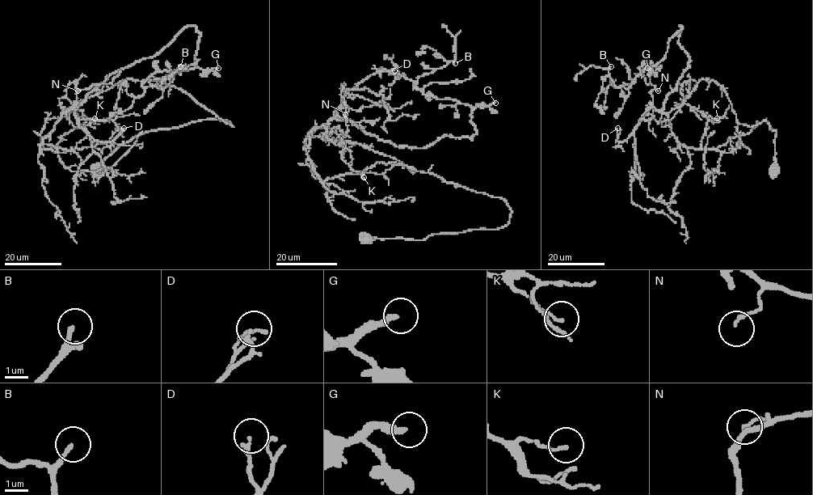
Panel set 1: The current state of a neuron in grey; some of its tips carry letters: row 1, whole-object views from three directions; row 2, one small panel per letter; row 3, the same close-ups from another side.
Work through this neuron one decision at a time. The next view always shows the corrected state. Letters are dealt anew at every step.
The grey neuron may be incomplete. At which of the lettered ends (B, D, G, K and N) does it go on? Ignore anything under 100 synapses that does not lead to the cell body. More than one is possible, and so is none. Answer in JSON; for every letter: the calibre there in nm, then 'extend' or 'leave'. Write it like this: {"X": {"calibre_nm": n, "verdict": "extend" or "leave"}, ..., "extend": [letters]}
{"B": {"calibre_nm": 190, "verdict": "leave"}, "D": {"calibre_nm": 120, "verdict": "leave"}, "G": {"calibre_nm": 220, "verdict": "extend"}, "K": {"calibre_nm": 110, "verdict": "leave"}, "N": {"calibre_nm": 120, "verdict": "leave"}, "extend": ["G"]}

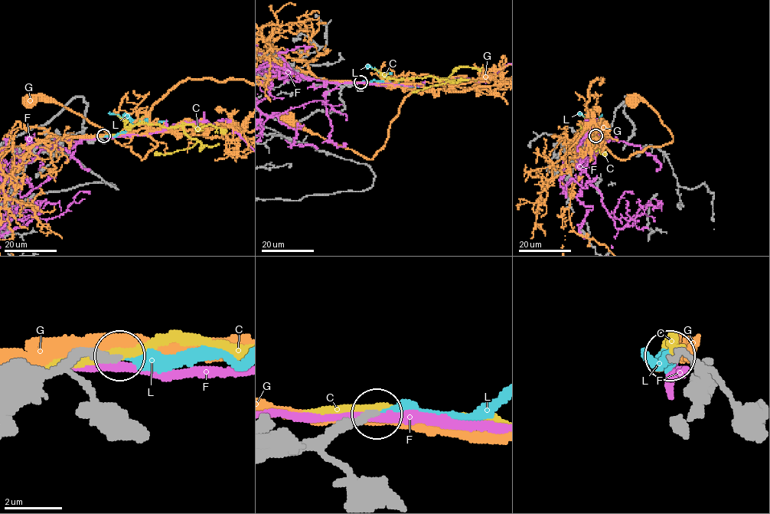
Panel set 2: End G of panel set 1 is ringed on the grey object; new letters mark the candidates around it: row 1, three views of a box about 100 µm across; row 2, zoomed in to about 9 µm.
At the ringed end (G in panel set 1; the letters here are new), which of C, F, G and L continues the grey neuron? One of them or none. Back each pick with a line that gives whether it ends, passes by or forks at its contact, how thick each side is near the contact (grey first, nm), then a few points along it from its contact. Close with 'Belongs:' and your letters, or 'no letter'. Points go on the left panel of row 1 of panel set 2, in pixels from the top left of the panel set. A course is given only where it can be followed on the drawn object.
L: It ends there. Thickness 240 nm (grey) against 360 nm. Its course: (104, 135), (123, 133), (135, 121), (158, 123), (167, 120)
Belongs: L

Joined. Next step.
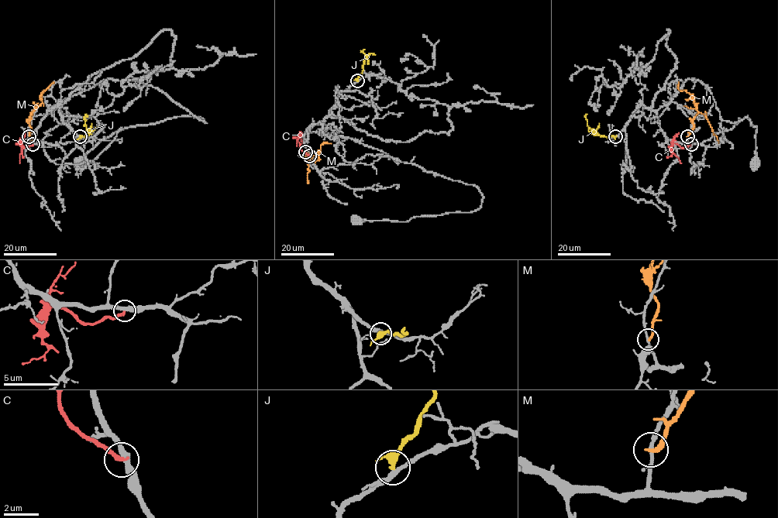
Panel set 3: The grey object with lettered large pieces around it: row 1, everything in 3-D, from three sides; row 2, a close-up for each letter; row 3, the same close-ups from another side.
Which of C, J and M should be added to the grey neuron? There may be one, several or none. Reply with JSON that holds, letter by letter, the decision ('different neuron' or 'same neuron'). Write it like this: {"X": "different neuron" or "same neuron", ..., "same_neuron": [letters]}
{"C": "different neuron", "J": "same neuron", "M": "different neuron", "same_neuron": ["J"]}

